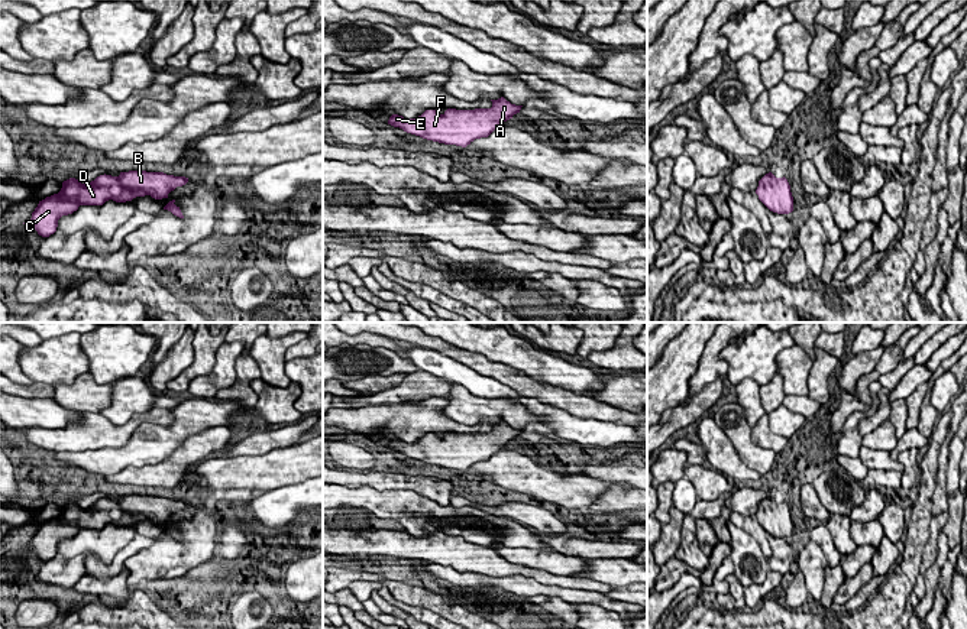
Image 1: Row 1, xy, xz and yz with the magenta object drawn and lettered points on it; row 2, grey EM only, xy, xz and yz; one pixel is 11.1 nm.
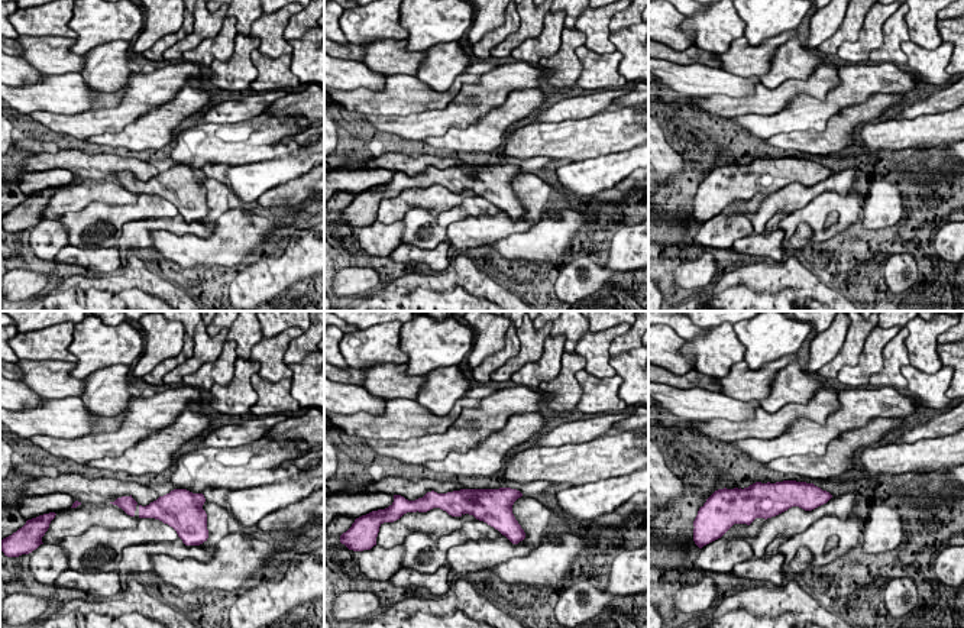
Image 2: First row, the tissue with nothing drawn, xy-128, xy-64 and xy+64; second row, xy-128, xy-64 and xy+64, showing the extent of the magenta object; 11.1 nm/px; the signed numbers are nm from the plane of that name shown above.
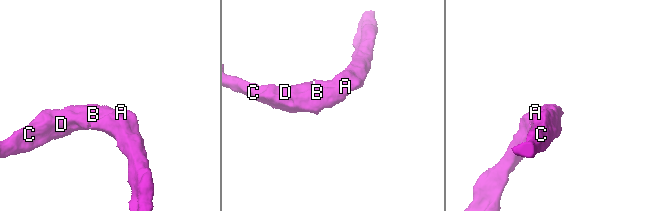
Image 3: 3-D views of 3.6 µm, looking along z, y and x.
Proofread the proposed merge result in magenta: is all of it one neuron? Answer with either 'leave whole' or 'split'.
leave whole

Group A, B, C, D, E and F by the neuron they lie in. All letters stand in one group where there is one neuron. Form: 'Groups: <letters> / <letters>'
Groups: A B C D E F

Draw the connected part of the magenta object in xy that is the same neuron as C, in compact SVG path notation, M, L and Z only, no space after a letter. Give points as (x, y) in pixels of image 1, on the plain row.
M146 495L120 496L119 500L104 497L90 508L69 502L62 506L58 518L39 525L32 542L23 548L30 548L39 560L49 561L56 555L58 544L77 535L80 529L103 529L109 523L126 526L145 519L162 523L187 506L188 502L185 500Z

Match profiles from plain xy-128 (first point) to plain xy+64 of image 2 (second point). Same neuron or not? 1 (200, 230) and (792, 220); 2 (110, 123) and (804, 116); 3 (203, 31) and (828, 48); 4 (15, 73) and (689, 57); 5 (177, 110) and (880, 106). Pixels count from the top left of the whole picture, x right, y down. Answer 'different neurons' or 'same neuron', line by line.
1: same neuron
2: same neuron
3: same neuron
4: different neurons
5: same neuron

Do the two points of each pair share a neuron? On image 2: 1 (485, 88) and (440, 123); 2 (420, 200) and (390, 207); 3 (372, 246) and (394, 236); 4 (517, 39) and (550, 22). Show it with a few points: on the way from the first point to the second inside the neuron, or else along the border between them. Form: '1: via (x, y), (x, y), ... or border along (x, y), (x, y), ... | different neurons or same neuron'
1: via (474, 100), (458, 115), (452, 116) | same neuron
2: via (413, 200), (407, 200), (397, 207) | same neuron
3: via (378, 240), (388, 236) | same neuron
4: border along (546, 15), (542, 32), (516, 48) | different neurons

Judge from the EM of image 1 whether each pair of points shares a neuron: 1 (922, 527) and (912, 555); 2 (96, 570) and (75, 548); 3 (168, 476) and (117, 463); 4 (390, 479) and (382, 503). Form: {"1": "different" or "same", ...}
{"1": "same", "2": "different", "3": "different", "4": "different"}

